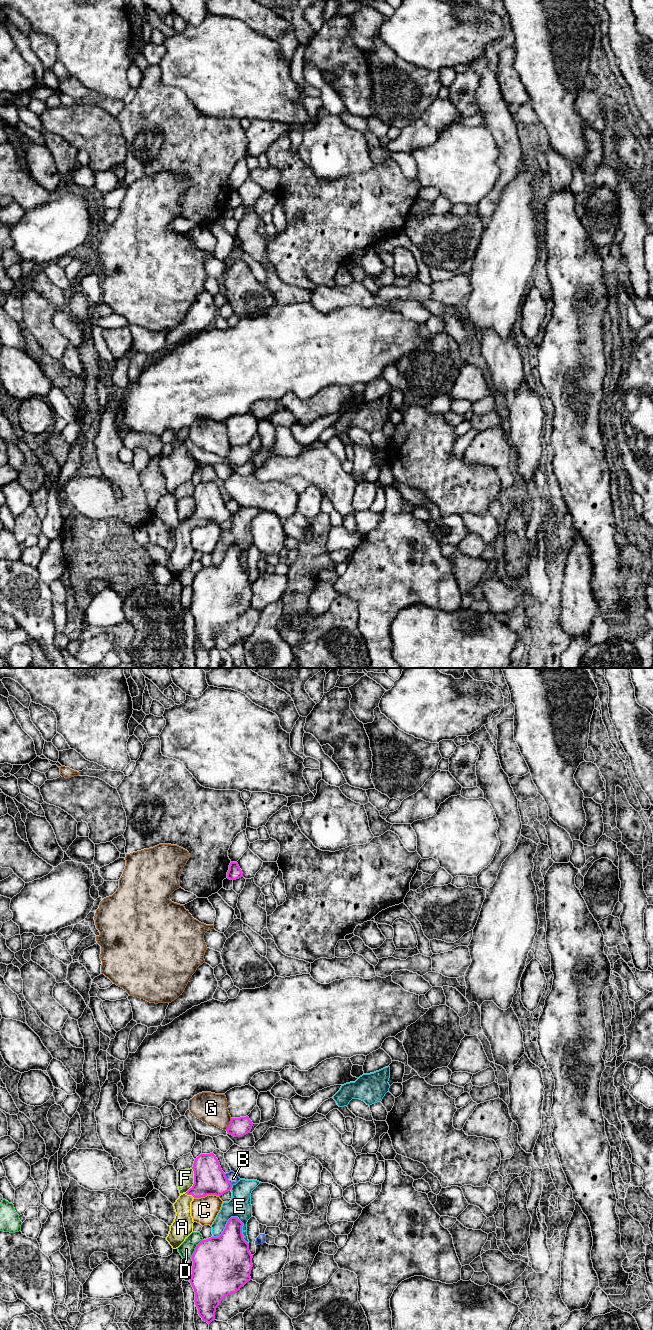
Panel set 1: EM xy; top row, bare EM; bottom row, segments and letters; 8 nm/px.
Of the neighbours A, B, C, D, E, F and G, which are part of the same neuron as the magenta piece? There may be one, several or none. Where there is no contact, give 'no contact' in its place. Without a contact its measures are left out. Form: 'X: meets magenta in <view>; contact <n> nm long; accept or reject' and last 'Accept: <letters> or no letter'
A: meets magenta in xy; contact 90 nm long; accept
B: meets magenta in xy; contact 110 nm long; reject
C: meets magenta in xy; contact 200 nm long; reject
D: meets magenta in xy; contact 180 nm long; reject
E: meets magenta in xy; contact 300 nm long; reject
F: meets magenta in xy; contact 220 nm long; reject
G: meets magenta in xy; contact 110 nm long; reject
Accept: A

